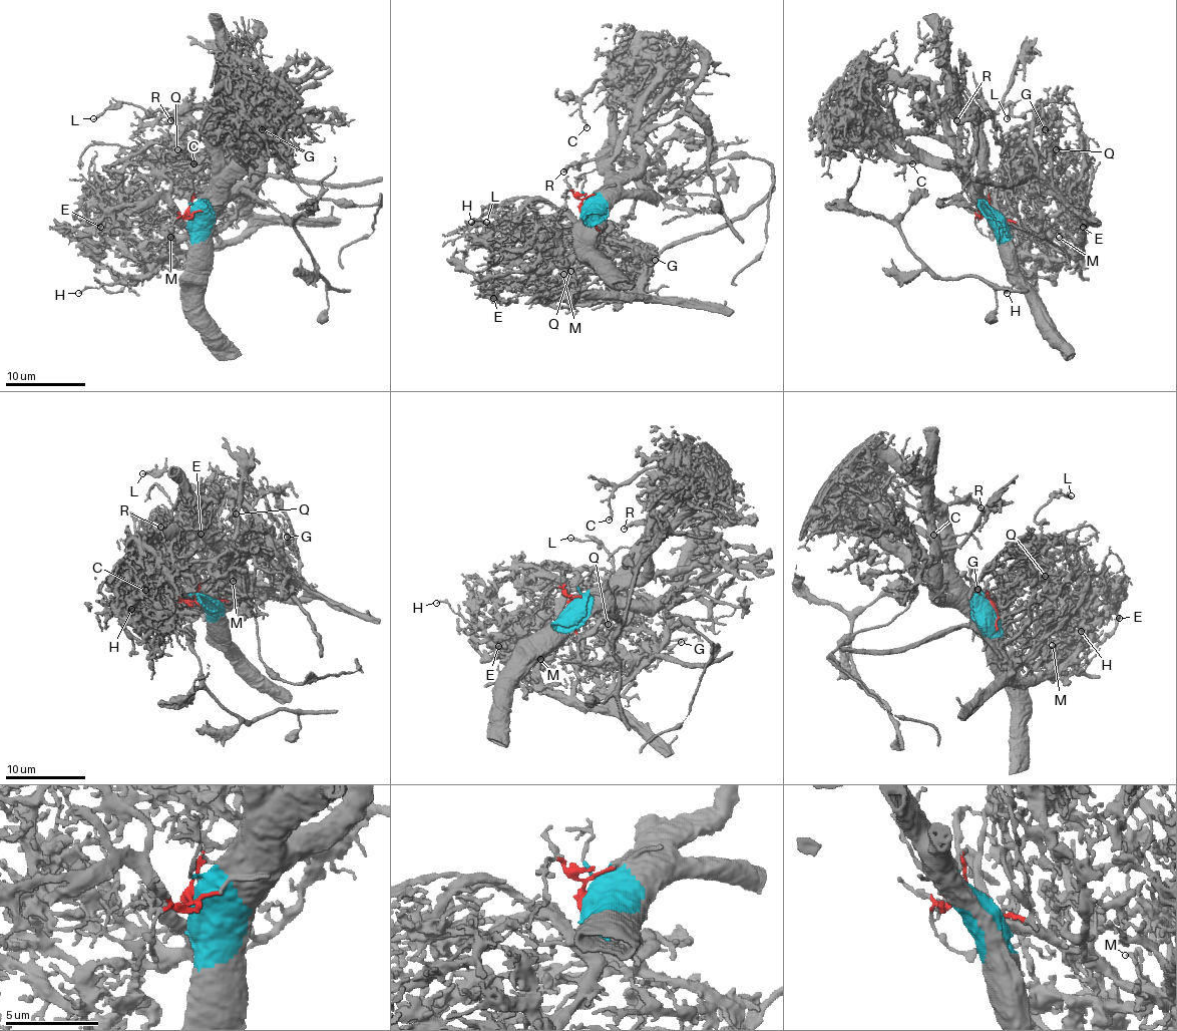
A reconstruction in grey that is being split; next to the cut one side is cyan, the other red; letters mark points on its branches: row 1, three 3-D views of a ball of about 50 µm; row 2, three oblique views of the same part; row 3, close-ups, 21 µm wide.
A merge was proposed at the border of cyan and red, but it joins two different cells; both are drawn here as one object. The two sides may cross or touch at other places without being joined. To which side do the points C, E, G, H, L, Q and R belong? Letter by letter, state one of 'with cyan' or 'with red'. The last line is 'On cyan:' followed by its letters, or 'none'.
C: with cyan
E: with red
G: with red
H: with red
L: with red
Q: with red
R: with cyan
On cyan: C, R

